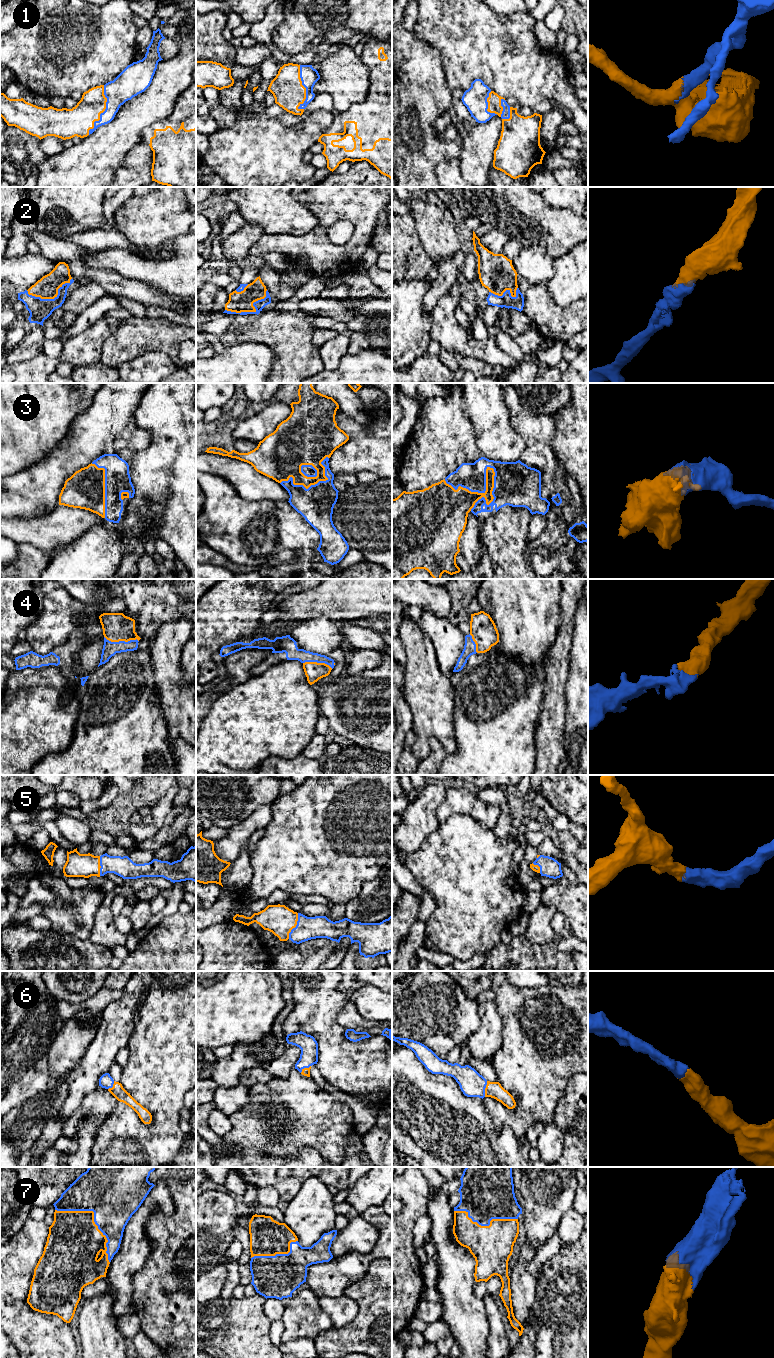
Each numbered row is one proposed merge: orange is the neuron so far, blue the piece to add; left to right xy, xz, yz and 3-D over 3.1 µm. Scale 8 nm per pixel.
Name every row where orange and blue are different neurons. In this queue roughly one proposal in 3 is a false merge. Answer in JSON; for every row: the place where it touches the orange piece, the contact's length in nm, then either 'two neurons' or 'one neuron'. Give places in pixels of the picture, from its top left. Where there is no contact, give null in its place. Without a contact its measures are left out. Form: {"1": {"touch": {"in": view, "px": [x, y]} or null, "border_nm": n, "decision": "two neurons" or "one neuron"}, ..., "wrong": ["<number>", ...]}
{"1": {"touch": {"in": "xy", "px": [103, 111]}, "border_nm": 420, "decision": "one neuron"}, "2": {"touch": {"in": "xz", "px": [252, 311]}, "border_nm": 380, "decision": "one neuron"}, "3": {"touch": {"in": "yz", "px": [486, 482]}, "border_nm": 440, "decision": "one neuron"}, "4": {"touch": {"in": "xy", "px": [121, 640]}, "border_nm": 280, "decision": "one neuron"}, "5": {"touch": {"in": "xz", "px": [295, 926]}, "border_nm": 220, "decision": "one neuron"}, "6": {"touch": {"in": "yz", "px": [485, 1089]}, "border_nm": 130, "decision": "one neuron"}, "7": {"touch": {"in": "xy", "px": [93, 1218]}, "border_nm": 600, "decision": "one neuron"}, "wrong": []}

